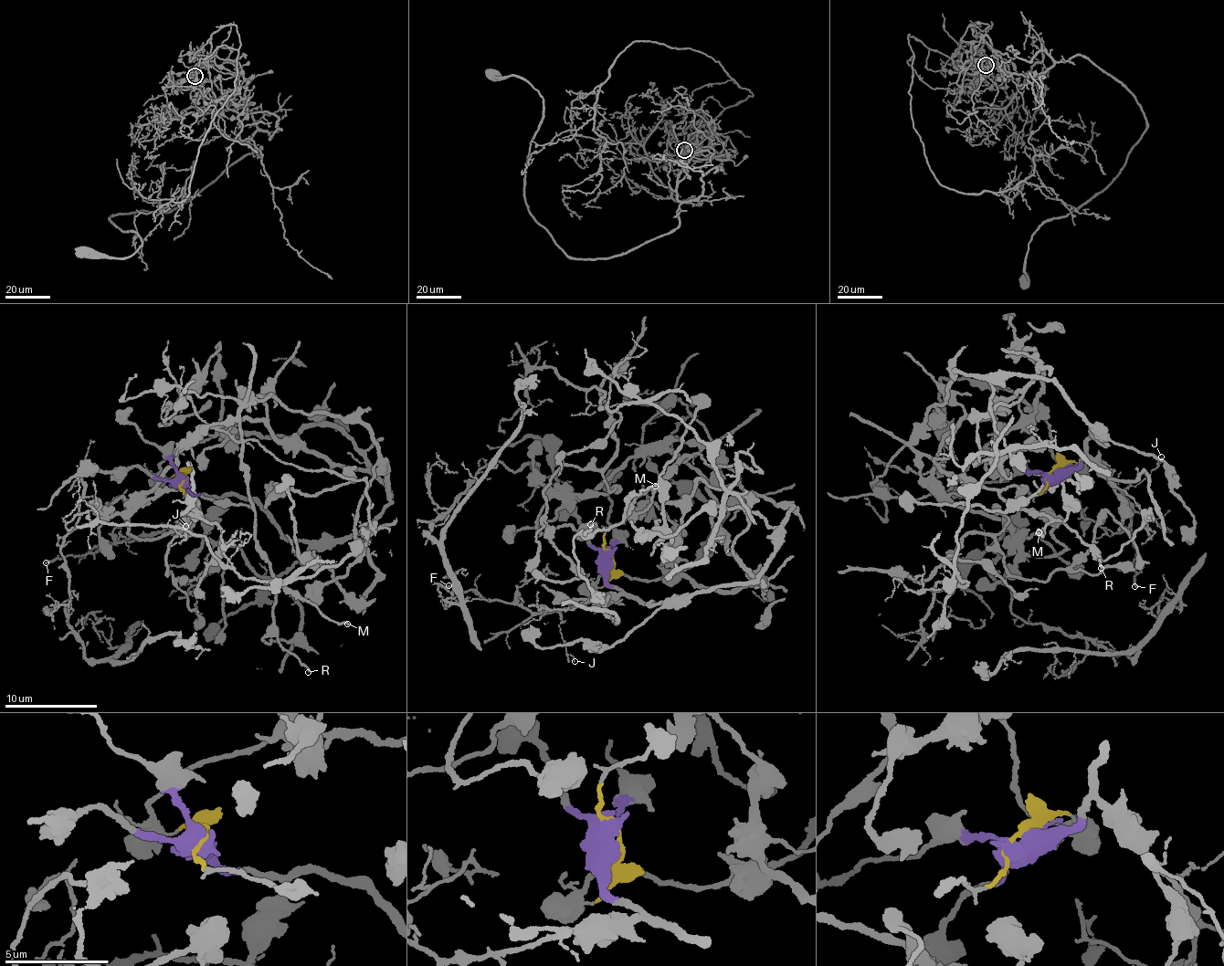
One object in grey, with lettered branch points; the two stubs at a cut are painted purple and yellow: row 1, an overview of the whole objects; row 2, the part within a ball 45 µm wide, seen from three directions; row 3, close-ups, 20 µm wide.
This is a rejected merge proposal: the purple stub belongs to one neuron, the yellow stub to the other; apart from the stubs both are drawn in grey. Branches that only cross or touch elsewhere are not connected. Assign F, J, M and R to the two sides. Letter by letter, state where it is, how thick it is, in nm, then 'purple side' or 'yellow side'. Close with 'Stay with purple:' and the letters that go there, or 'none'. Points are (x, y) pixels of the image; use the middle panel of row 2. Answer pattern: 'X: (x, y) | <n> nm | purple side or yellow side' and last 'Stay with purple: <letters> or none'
F: (448, 585) | 190 nm | purple side
J: (575, 661) | 90 nm | purple side
M: (655, 486) | 170 nm | yellow side
R: (590, 524) | 150 nm | yellow side
Stay with purple: F, J

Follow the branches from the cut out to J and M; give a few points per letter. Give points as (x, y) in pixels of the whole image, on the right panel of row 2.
J: (1054, 473), (1078, 466), (1085, 456), (1095, 470), (1123, 494), (1155, 469), (1161, 456)
M: (1053, 472), (1034, 495), (1014, 484), (1000, 491), (1049, 521), (1037, 530), (1043, 536), (1038, 533)

